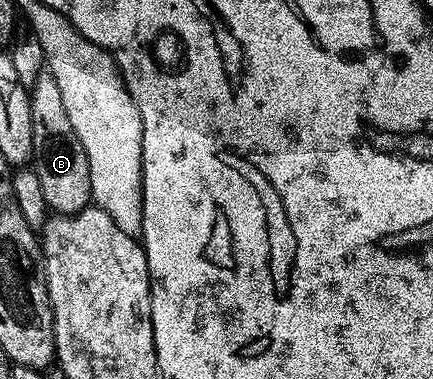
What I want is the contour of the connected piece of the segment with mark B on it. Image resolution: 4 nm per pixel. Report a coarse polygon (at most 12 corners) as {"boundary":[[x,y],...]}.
{"boundary":[[49,72],[30,92],[32,171],[49,211],[91,207],[88,154]]}

